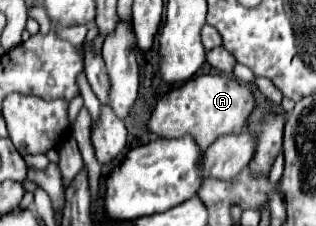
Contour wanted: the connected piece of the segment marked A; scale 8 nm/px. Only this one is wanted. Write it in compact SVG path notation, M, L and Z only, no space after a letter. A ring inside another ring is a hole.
M203 74L191 78L183 86L167 92L151 112L147 122L149 132L161 138L181 138L191 136L201 152L209 148L219 136L243 132L247 126L247 116L251 114L255 98L249 88L239 84L227 74Z

